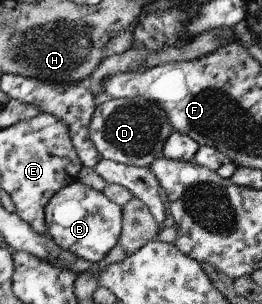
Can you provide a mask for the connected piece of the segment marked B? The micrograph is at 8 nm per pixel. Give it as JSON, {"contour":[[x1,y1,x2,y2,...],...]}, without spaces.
{"contour":[[79,180,64,187,64,192,56,193,56,200,48,204,48,235,61,249,68,250,78,258,88,262,98,262,119,244,122,238,123,206]]}

